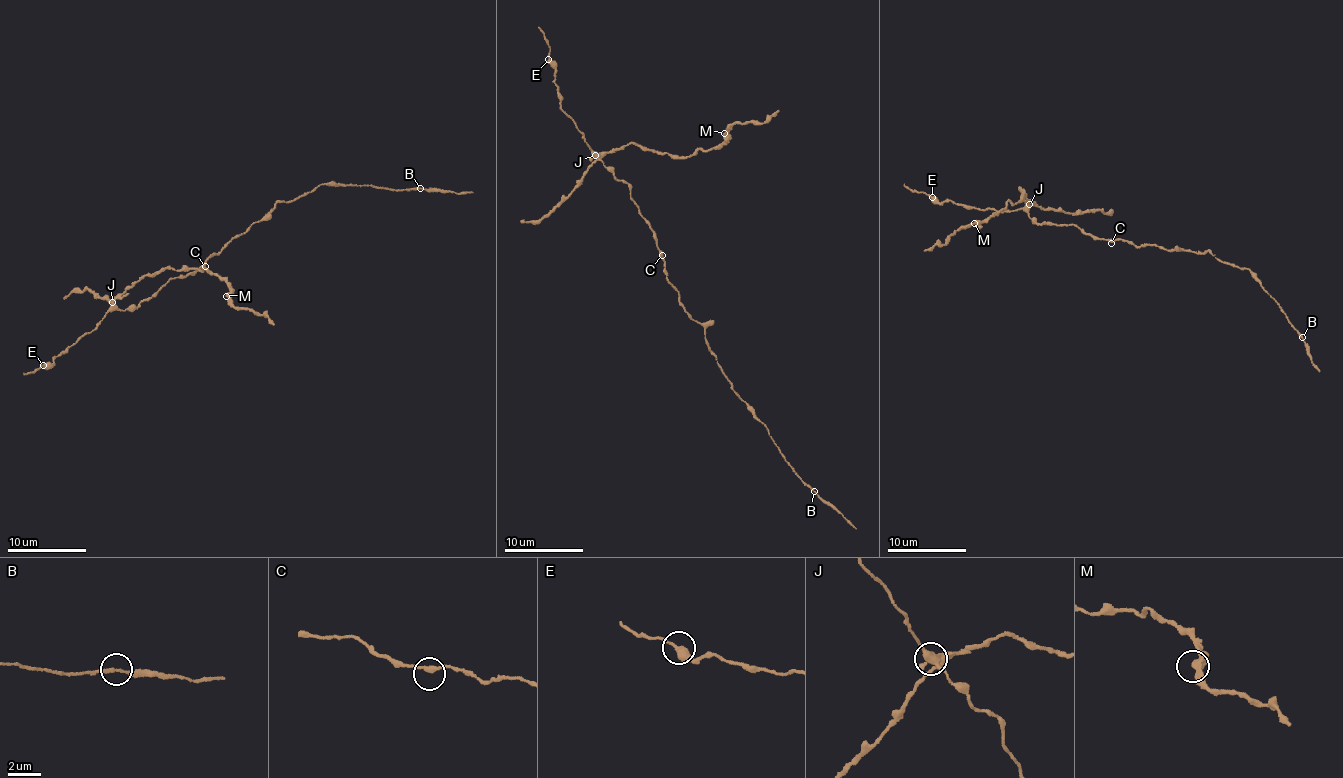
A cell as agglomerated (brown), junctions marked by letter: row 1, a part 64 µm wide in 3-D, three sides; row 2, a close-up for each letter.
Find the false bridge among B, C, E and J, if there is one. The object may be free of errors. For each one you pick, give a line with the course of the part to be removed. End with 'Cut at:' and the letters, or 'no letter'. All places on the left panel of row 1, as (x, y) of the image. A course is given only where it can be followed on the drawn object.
J: Course of the part to remove: (112, 303), (159, 270), (208, 269), (223, 279), (229, 290), (226, 294), (236, 307), (263, 314), (275, 324)
Cut at: J

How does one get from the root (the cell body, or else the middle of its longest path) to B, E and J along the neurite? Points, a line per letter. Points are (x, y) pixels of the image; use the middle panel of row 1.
B: (659, 253), (668, 283), (678, 292), (678, 301), (688, 316), (704, 326), (708, 351), (731, 387), (814, 491)
E: (659, 253), (656, 236), (640, 214), (631, 187), (615, 178), (562, 108), (555, 68), (548, 59)
J: (659, 253), (656, 236), (640, 214), (631, 196), (631, 187), (615, 178), (594, 155)

